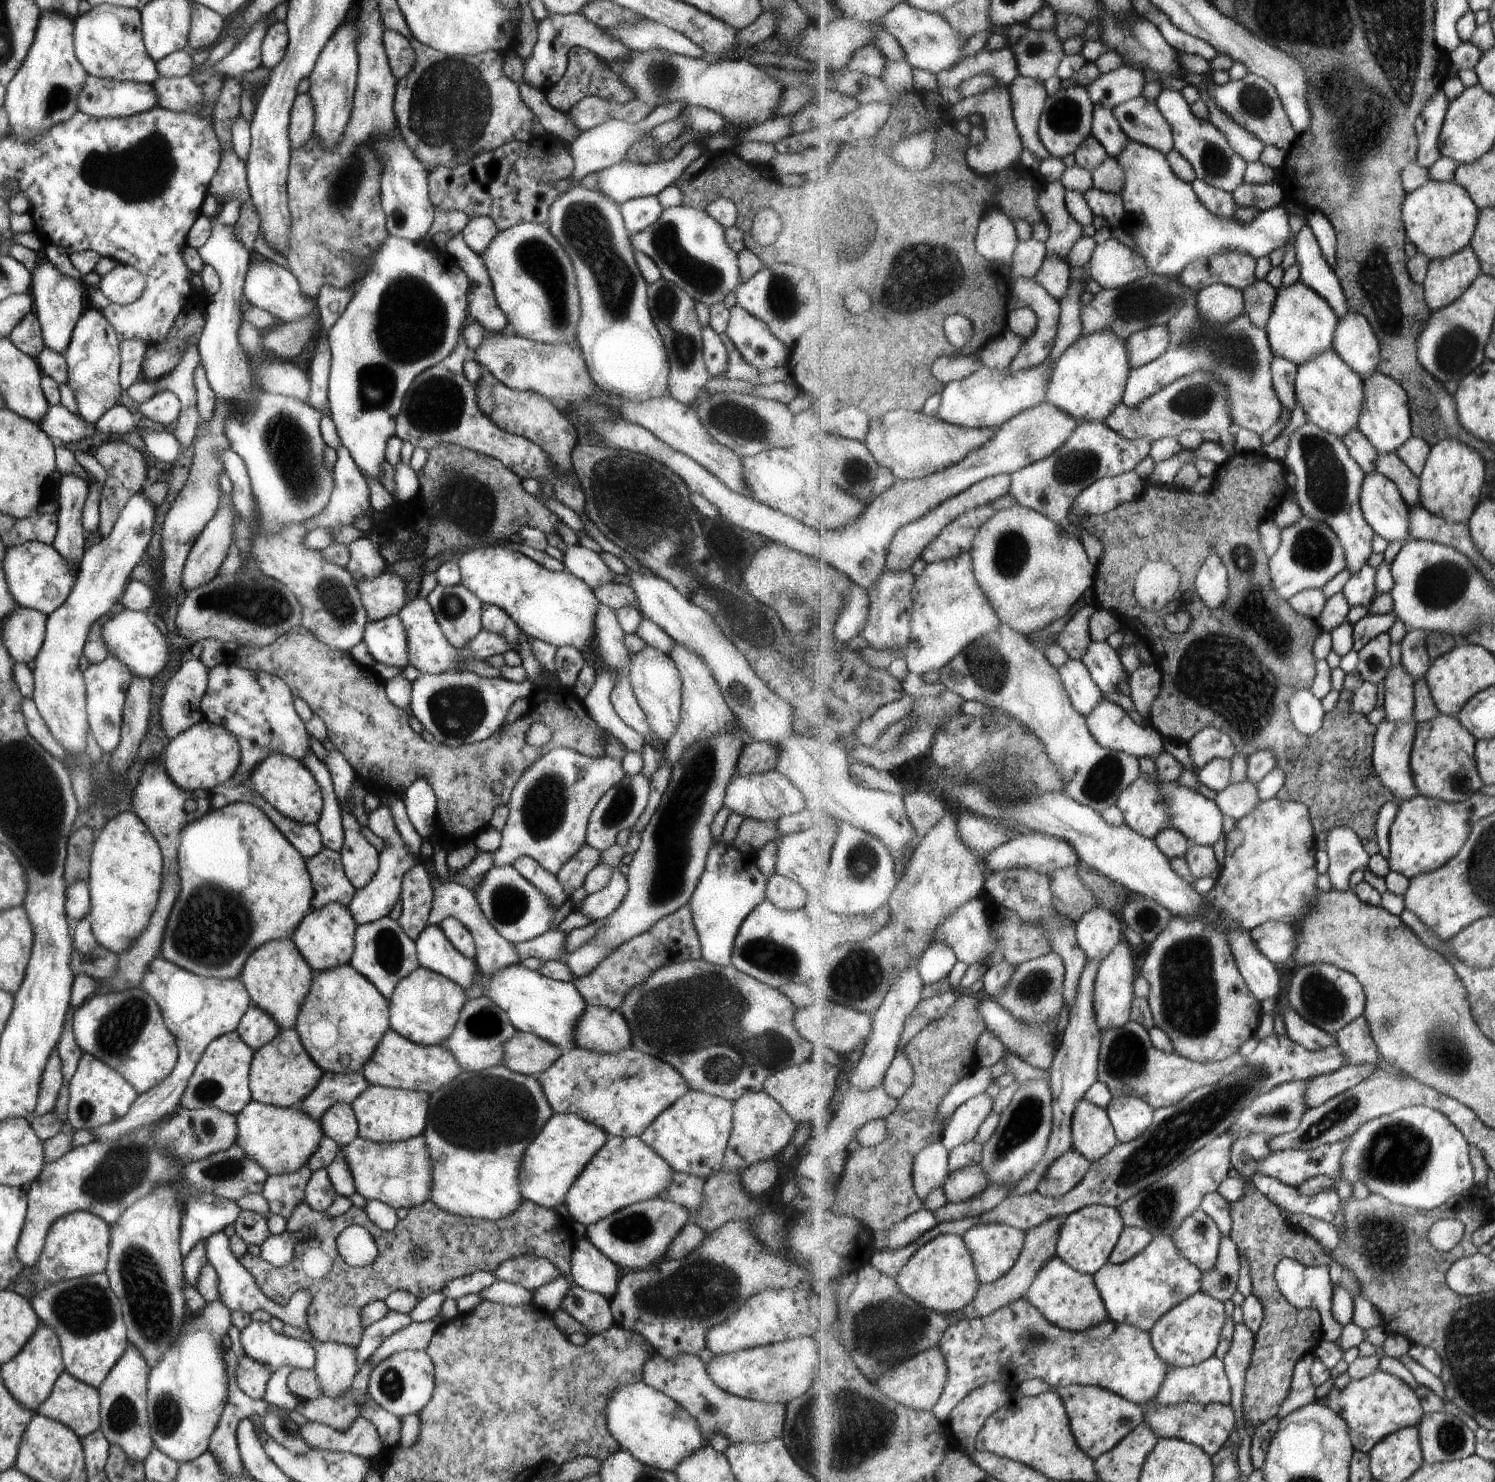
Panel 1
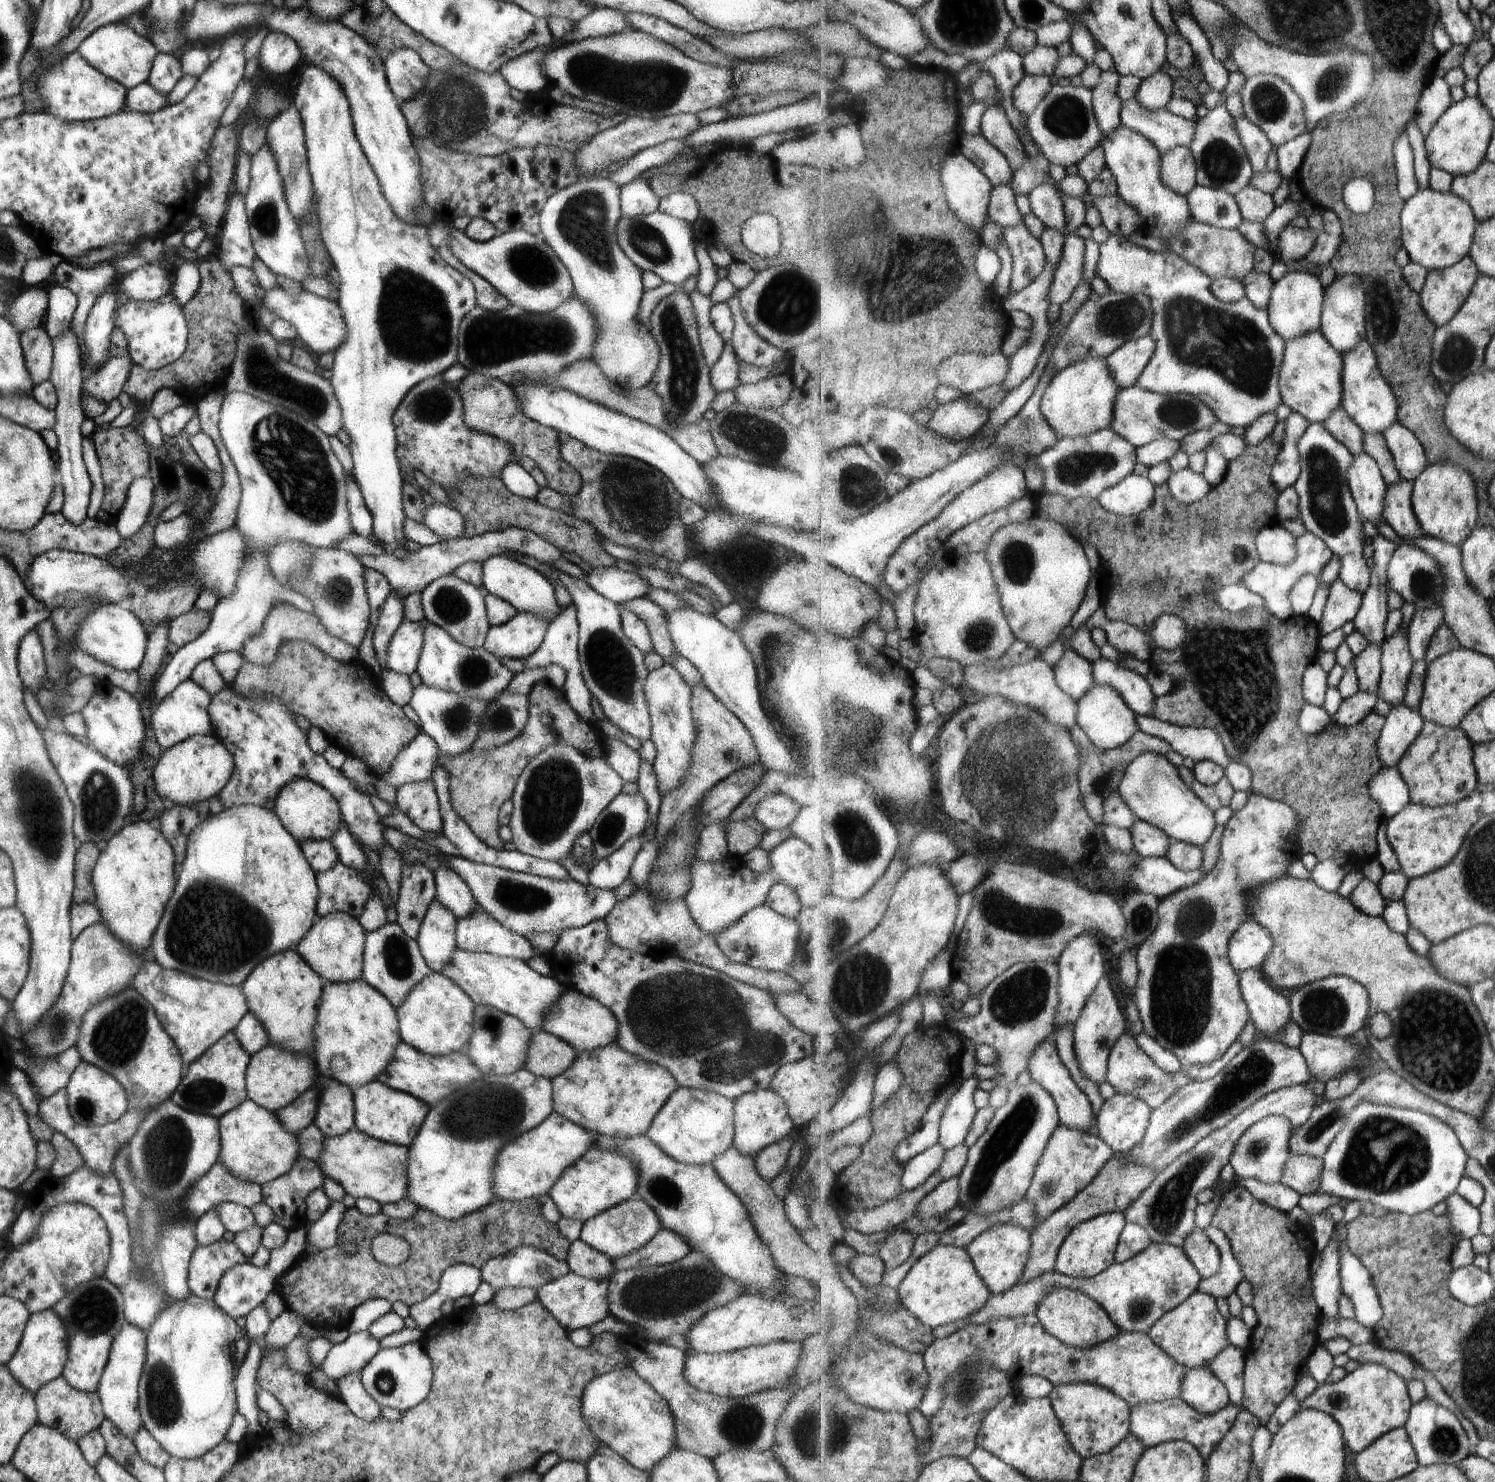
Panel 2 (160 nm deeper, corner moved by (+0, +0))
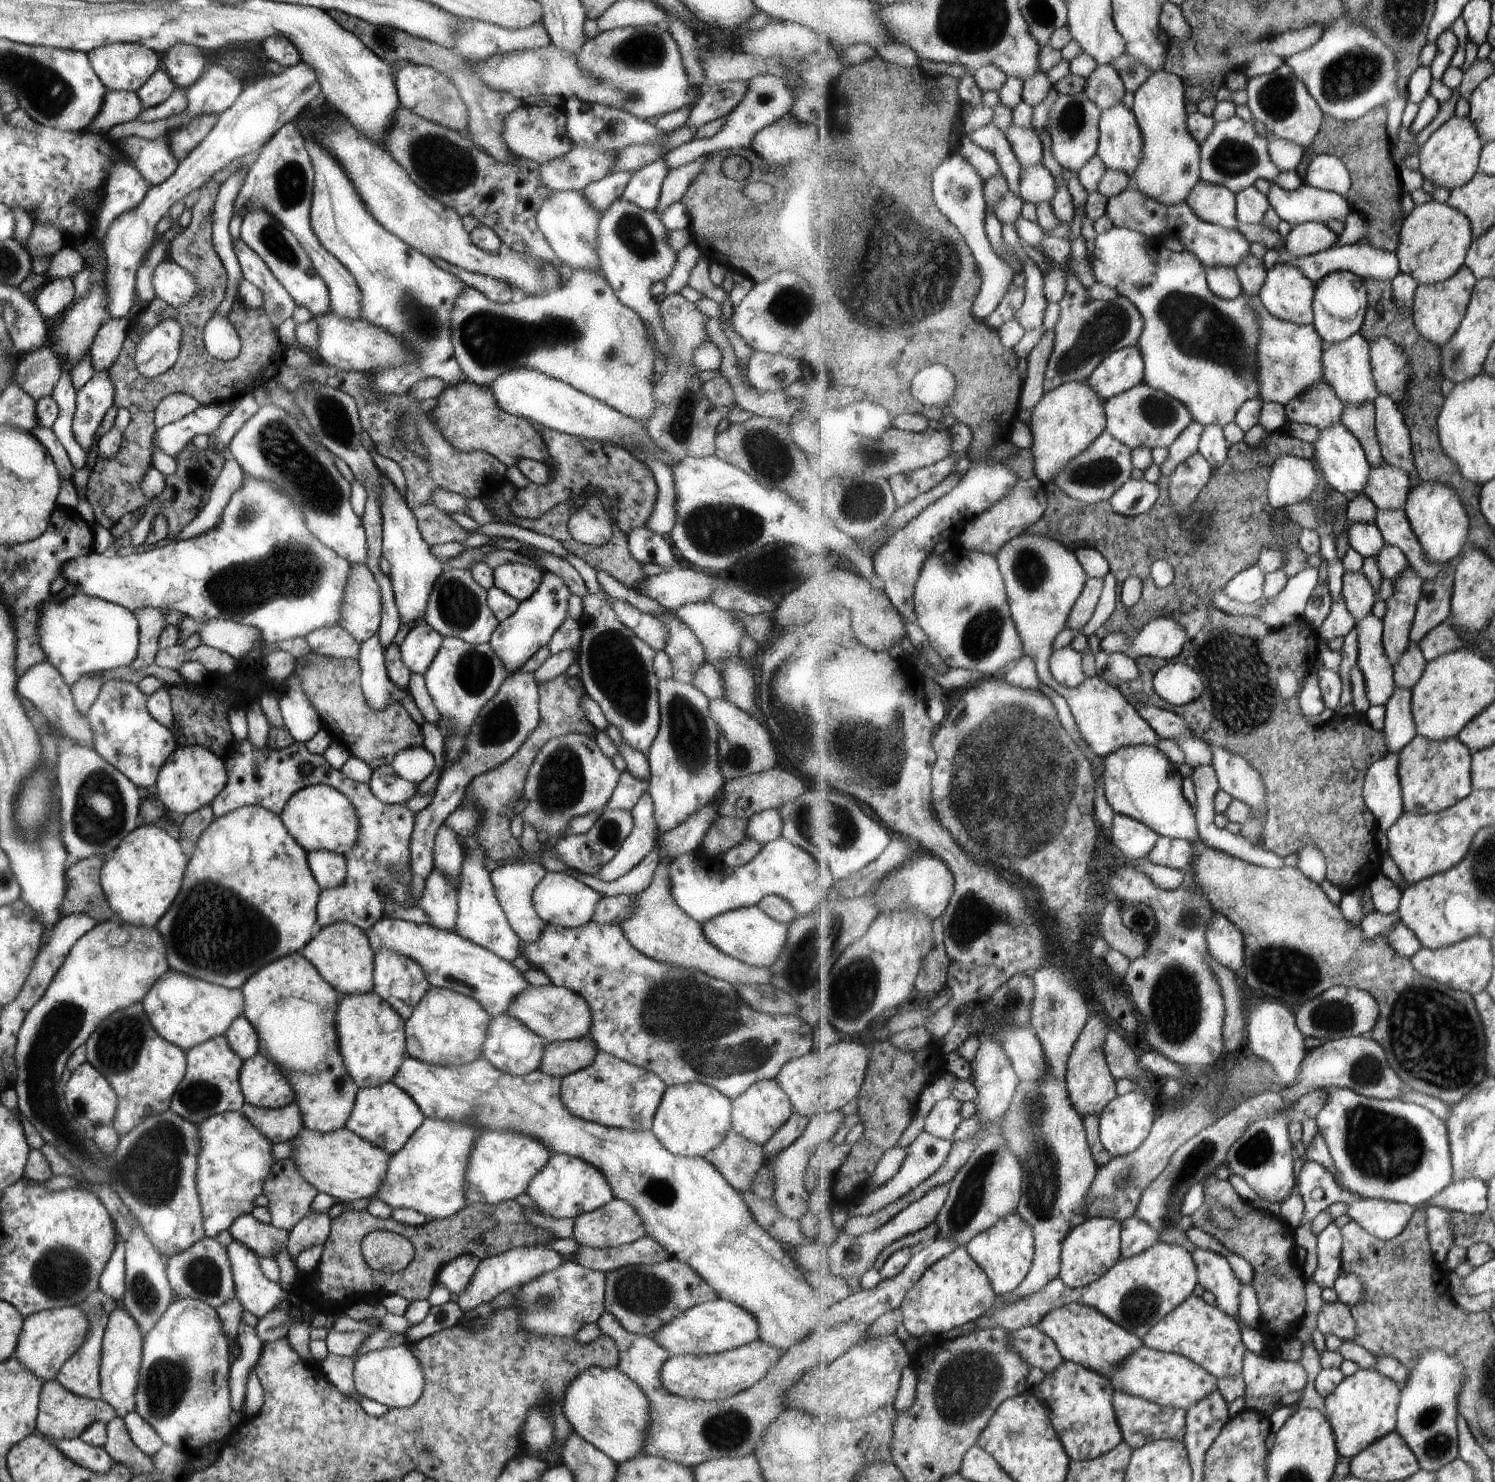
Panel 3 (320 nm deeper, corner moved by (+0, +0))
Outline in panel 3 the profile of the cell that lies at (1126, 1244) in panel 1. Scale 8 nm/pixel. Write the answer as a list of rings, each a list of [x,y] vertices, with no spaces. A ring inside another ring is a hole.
[[[1139,1216],[1122,1221],[1122,1258],[1130,1259],[1149,1250],[1160,1240],[1160,1234]]]

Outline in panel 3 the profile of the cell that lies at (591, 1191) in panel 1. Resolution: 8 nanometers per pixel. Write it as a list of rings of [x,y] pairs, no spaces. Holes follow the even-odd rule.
[[[553,1153],[547,1162],[528,1181],[522,1190],[533,1204],[540,1210],[541,1215],[554,1219],[574,1219],[578,1214],[599,1208],[612,1199],[611,1189],[600,1172],[580,1158]]]

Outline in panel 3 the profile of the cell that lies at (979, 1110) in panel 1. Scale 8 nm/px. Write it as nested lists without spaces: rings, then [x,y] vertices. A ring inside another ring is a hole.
[[[952,1097],[937,1101],[929,1116],[926,1116],[924,1130],[955,1142],[953,1135],[961,1124],[961,1114],[959,1114],[961,1103]]]

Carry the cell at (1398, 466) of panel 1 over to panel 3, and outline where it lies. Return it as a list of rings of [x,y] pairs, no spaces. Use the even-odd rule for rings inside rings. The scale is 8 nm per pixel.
[[[1371,401],[1347,405],[1342,414],[1342,422],[1359,439],[1373,467],[1385,463],[1376,432],[1376,408]]]

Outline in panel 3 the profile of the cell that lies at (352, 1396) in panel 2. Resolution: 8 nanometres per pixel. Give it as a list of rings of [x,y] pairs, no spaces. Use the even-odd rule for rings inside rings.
[[[328,1355],[319,1362],[320,1371],[325,1380],[330,1382],[339,1392],[353,1397],[357,1402],[361,1397],[354,1389],[352,1372],[354,1367],[353,1357],[342,1357],[341,1355]]]

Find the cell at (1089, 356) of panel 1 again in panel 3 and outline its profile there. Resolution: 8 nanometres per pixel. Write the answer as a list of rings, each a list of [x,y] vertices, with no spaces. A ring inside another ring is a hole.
[[[1088,382],[1064,384],[1046,393],[1030,416],[1034,472],[1044,484],[1053,483],[1066,466],[1106,431],[1105,403]]]

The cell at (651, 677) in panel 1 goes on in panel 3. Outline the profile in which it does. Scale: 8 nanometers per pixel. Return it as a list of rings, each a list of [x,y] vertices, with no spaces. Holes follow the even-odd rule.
[[[663,679],[656,684],[658,692],[658,709],[660,723],[652,745],[646,754],[649,767],[647,792],[652,800],[652,813],[659,833],[670,831],[678,827],[685,819],[691,817],[695,811],[705,803],[713,800],[714,795],[724,785],[720,768],[718,767],[718,726],[708,711],[708,699],[700,690],[691,684],[683,684],[675,679]]]

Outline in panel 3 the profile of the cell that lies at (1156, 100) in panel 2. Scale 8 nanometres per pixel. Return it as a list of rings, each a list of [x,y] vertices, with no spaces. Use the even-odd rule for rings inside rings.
[[[1167,69],[1154,72],[1141,85],[1141,88],[1134,92],[1132,111],[1143,131],[1144,140],[1143,156],[1132,176],[1133,186],[1143,194],[1162,202],[1168,207],[1185,203],[1195,185],[1202,179],[1200,177],[1202,150],[1201,145],[1196,141],[1196,138],[1193,138],[1192,132],[1188,127],[1186,86],[1183,79]]]

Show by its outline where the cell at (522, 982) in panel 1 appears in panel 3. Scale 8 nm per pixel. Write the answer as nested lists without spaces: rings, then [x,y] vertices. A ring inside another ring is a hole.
[[[382,916],[364,934],[373,951],[383,948],[415,961],[431,987],[449,989],[476,1000],[491,1017],[503,1013],[509,1001],[529,985],[521,973],[511,966],[511,962],[451,931],[436,929],[425,923],[415,924]]]

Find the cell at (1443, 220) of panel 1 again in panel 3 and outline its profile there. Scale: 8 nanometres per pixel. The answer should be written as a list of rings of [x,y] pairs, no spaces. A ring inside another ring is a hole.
[[[1435,200],[1416,205],[1403,220],[1396,255],[1401,273],[1414,278],[1419,285],[1432,285],[1449,280],[1466,265],[1466,256],[1474,242],[1472,222],[1459,209]]]

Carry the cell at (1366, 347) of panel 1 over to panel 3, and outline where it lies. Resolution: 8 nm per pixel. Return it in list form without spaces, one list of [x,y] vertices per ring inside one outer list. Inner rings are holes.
[[[1337,271],[1316,283],[1314,325],[1322,340],[1338,343],[1361,332],[1368,310],[1369,294],[1362,276],[1351,271]]]

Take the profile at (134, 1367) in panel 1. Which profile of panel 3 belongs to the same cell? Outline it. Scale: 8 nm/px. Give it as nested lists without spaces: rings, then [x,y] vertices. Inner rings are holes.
[[[120,1304],[108,1312],[106,1327],[102,1336],[100,1358],[100,1399],[113,1407],[117,1417],[134,1410],[134,1392],[137,1386],[138,1370],[142,1357],[143,1336],[137,1323]]]

